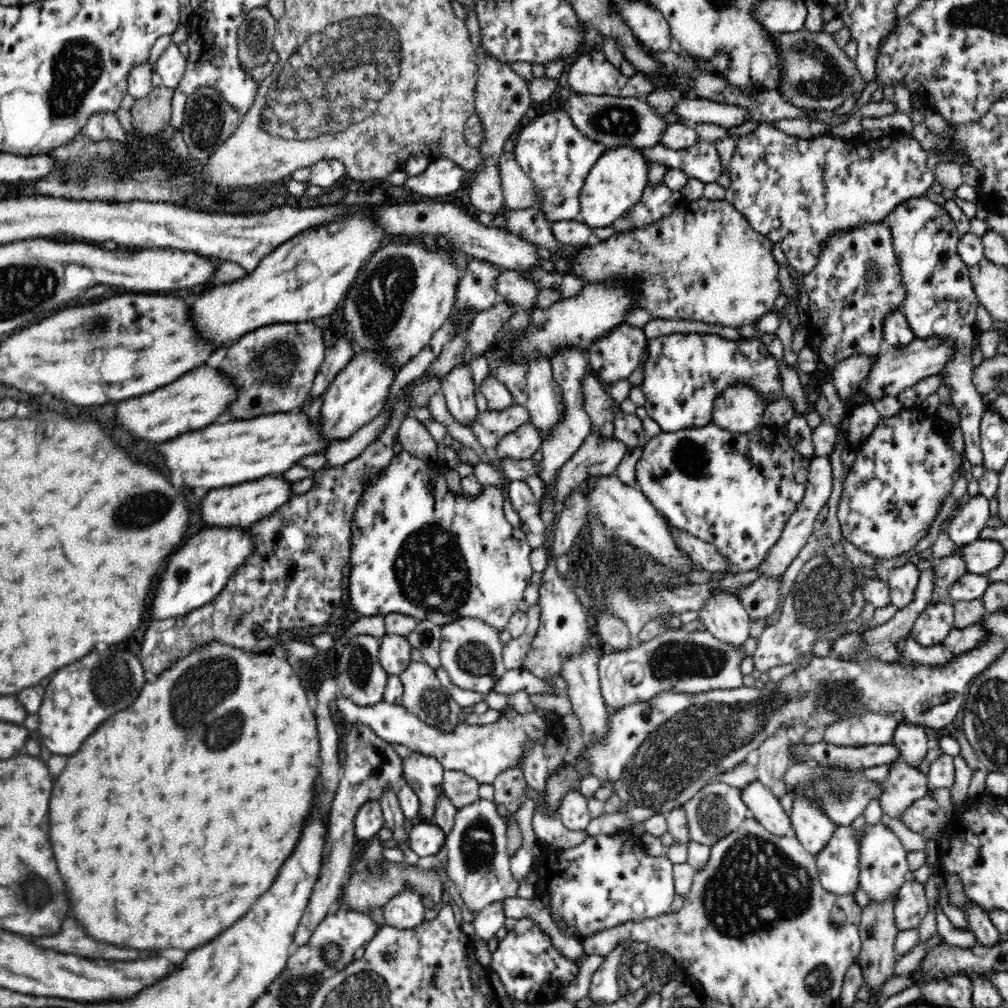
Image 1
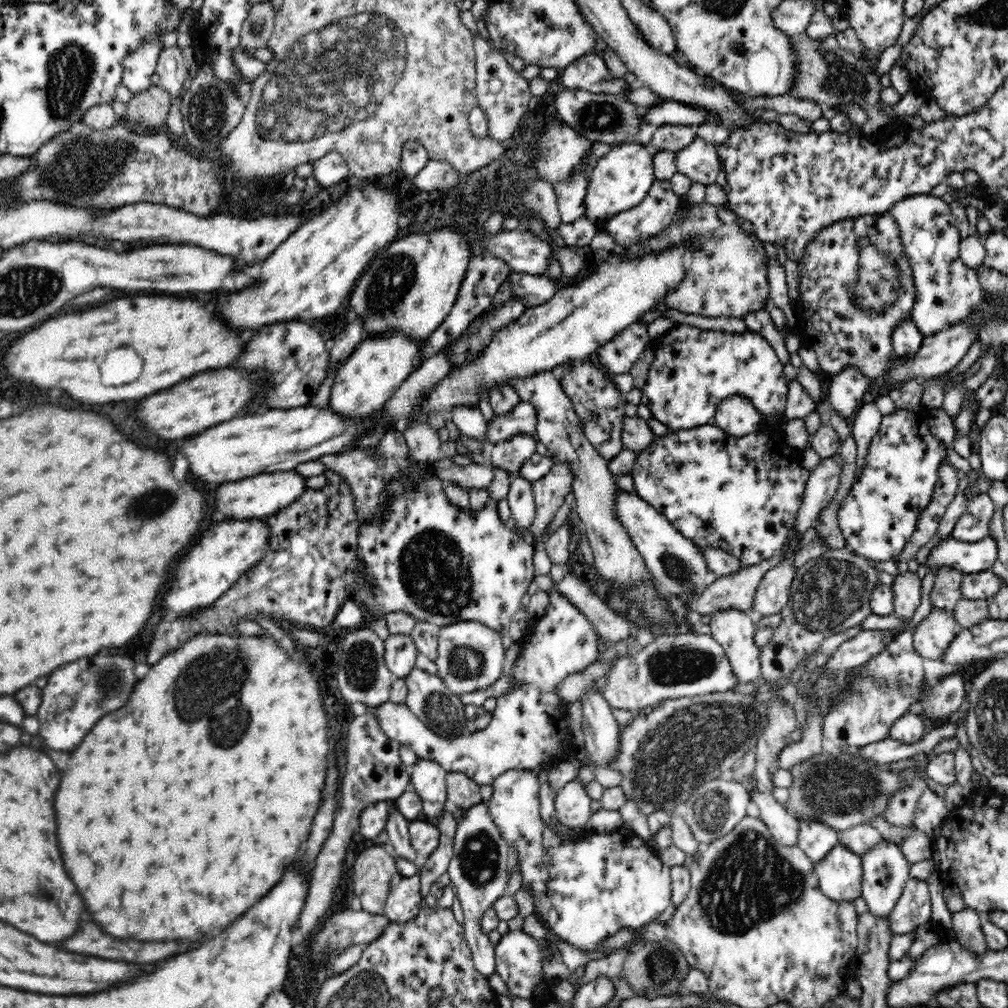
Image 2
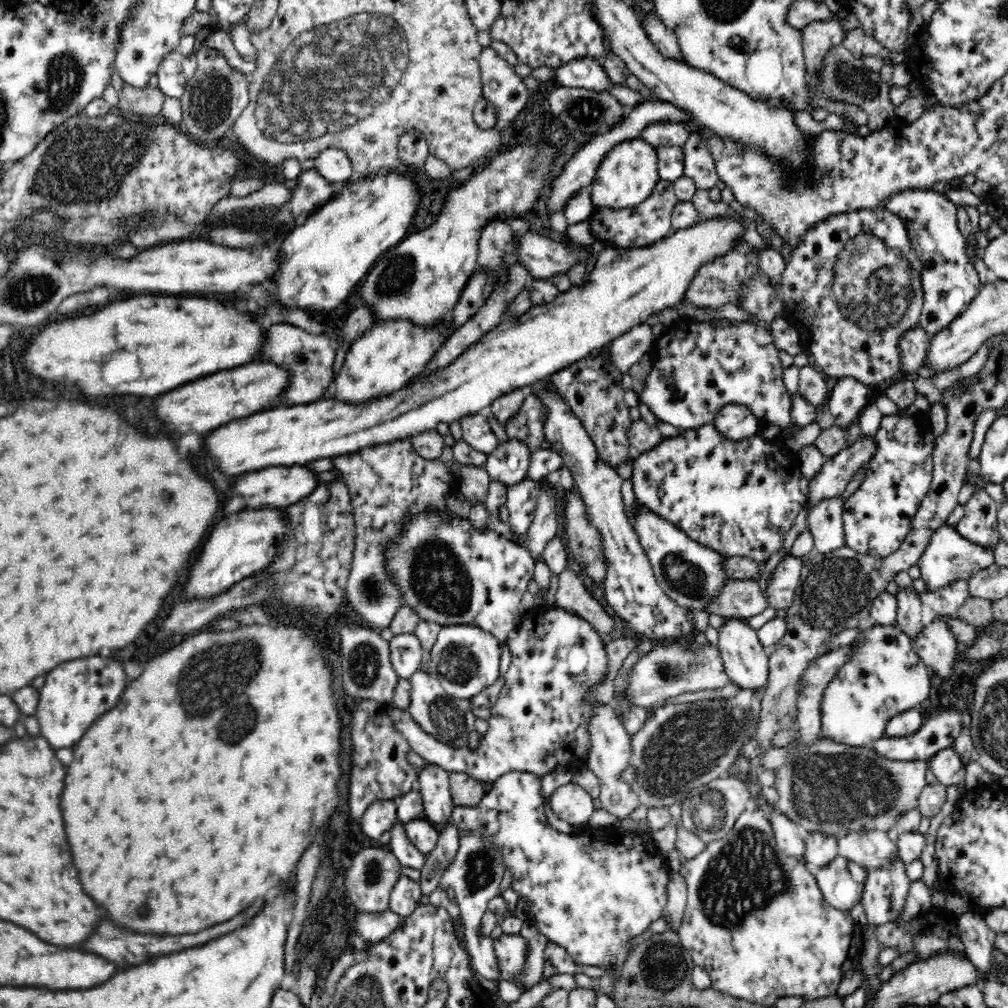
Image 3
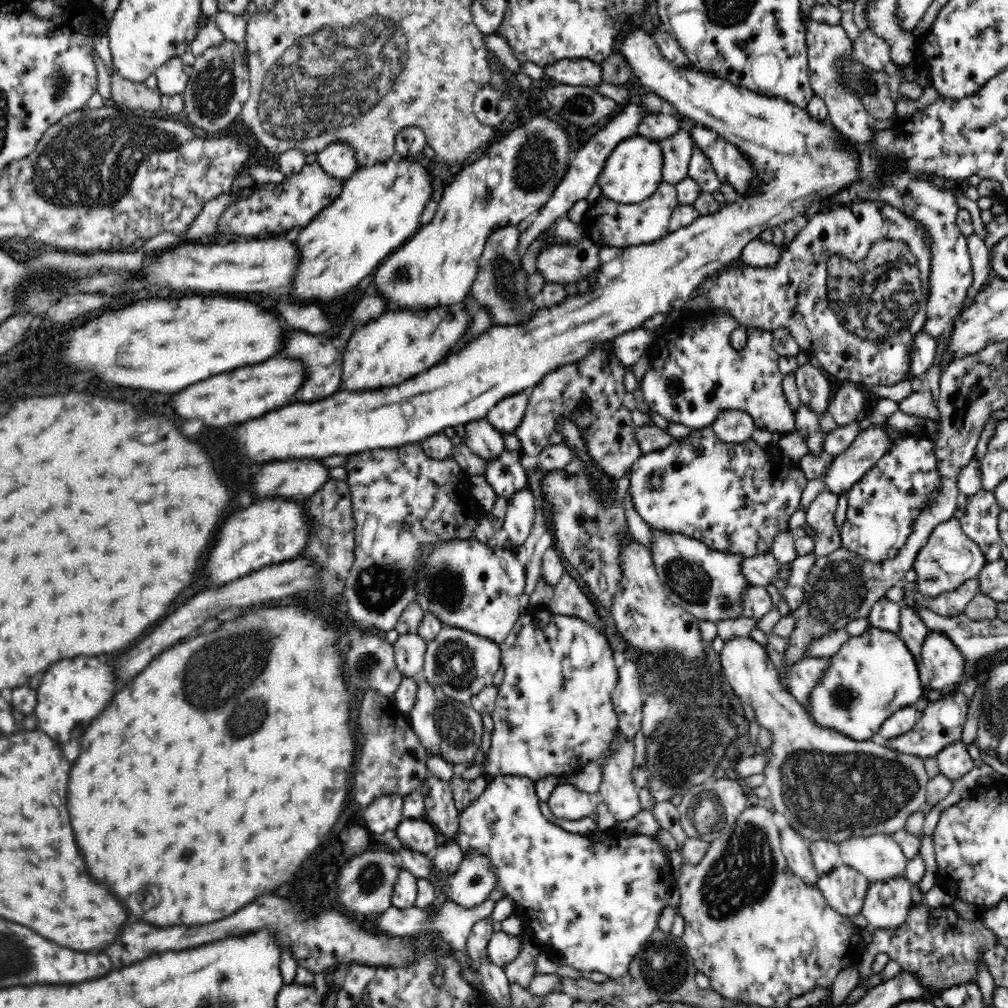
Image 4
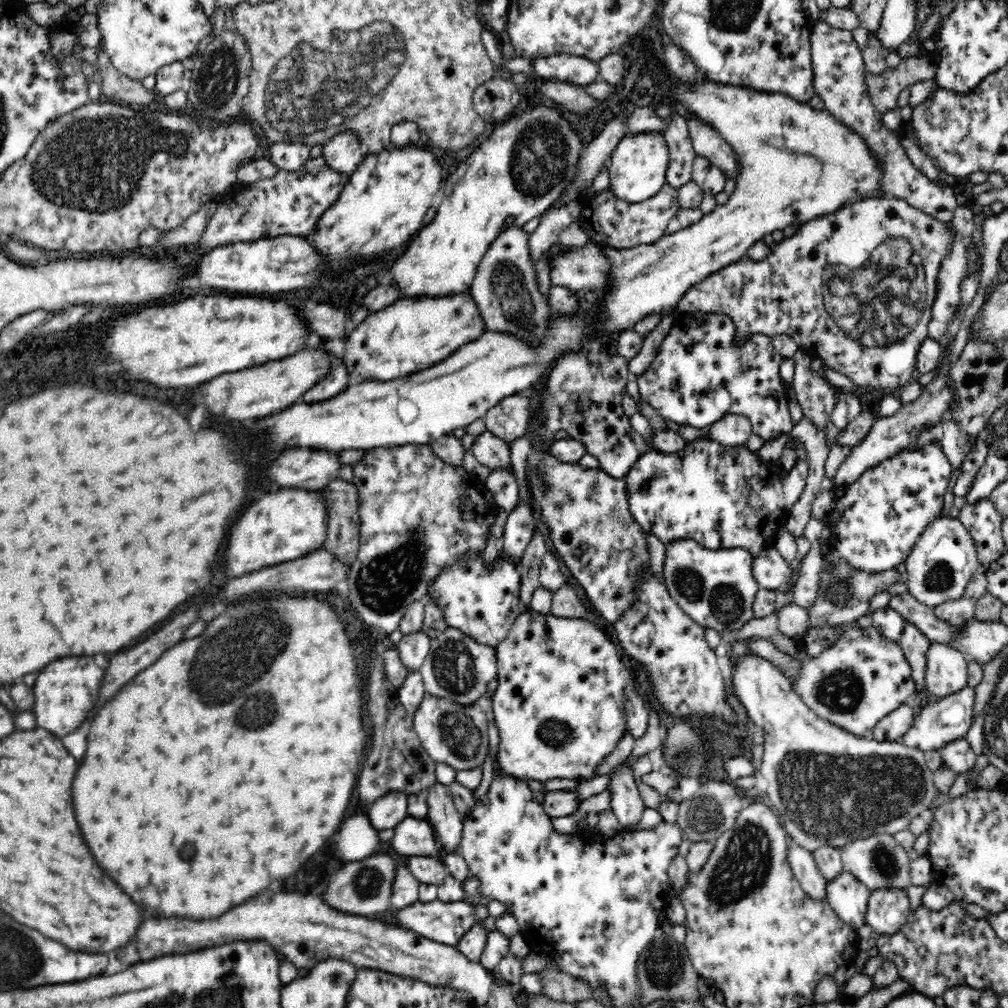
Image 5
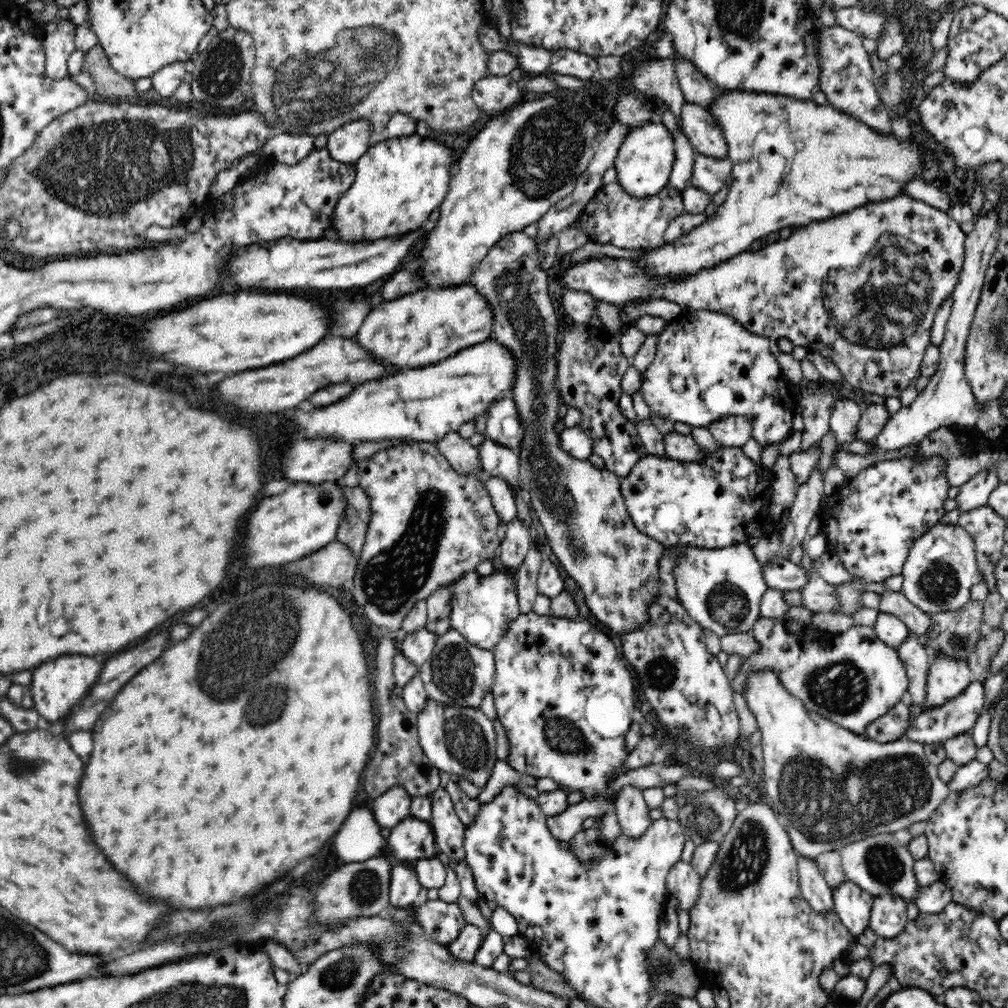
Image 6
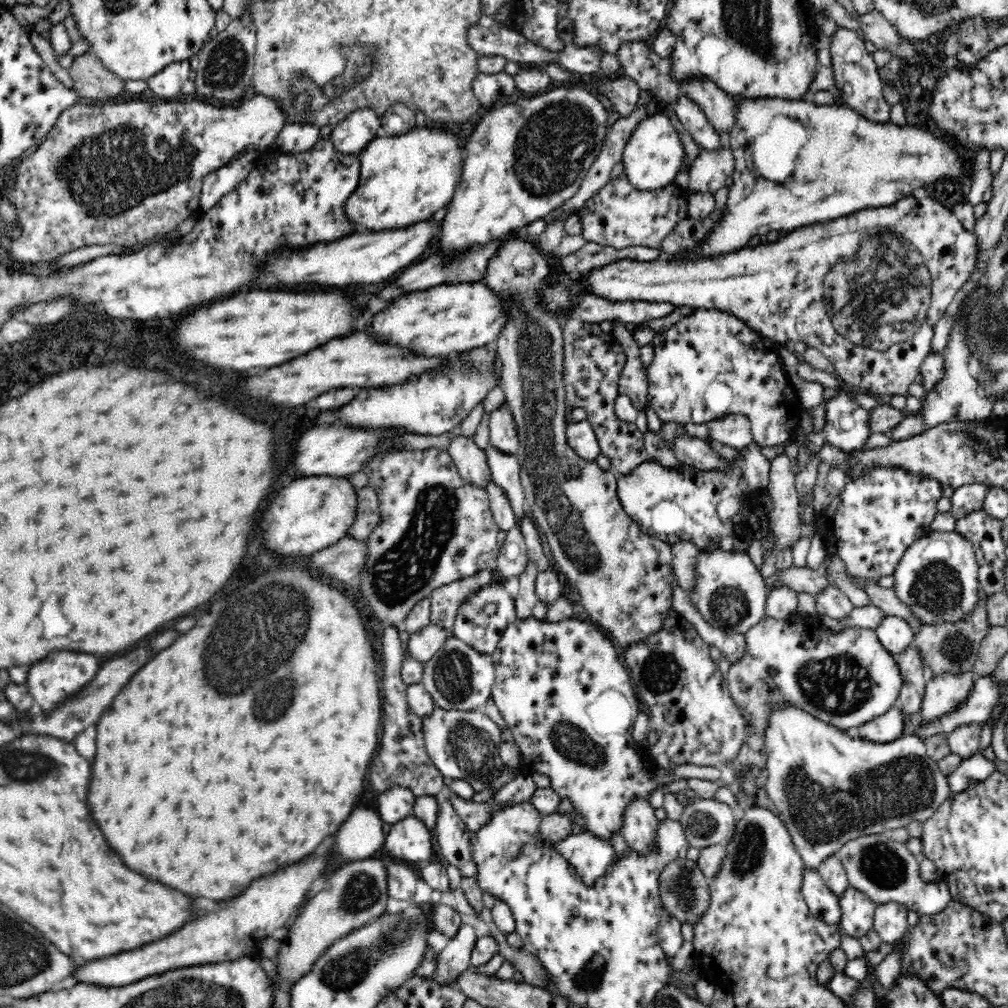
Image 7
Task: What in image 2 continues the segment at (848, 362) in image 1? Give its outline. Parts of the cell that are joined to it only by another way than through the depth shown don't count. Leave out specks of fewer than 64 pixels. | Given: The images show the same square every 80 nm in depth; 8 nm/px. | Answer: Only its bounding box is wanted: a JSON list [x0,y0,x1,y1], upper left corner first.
[826,366,870,421]

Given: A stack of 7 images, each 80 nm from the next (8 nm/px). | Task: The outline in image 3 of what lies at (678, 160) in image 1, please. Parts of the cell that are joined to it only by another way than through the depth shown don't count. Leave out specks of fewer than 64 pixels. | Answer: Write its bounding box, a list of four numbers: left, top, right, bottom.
[682,132,719,189]

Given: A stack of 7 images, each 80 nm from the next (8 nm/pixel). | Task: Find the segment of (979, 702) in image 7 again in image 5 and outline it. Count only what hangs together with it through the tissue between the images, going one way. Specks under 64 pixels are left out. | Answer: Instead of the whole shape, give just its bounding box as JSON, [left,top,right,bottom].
[898,687,974,752]

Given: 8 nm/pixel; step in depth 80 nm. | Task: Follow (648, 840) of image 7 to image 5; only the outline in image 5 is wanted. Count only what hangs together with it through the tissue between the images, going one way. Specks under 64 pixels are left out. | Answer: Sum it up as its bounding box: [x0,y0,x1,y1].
[606,754,644,826]

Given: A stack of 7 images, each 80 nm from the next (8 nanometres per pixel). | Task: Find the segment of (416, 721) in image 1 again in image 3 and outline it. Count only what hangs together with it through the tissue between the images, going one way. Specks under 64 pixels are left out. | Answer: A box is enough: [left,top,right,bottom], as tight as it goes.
[386,606,608,783]

